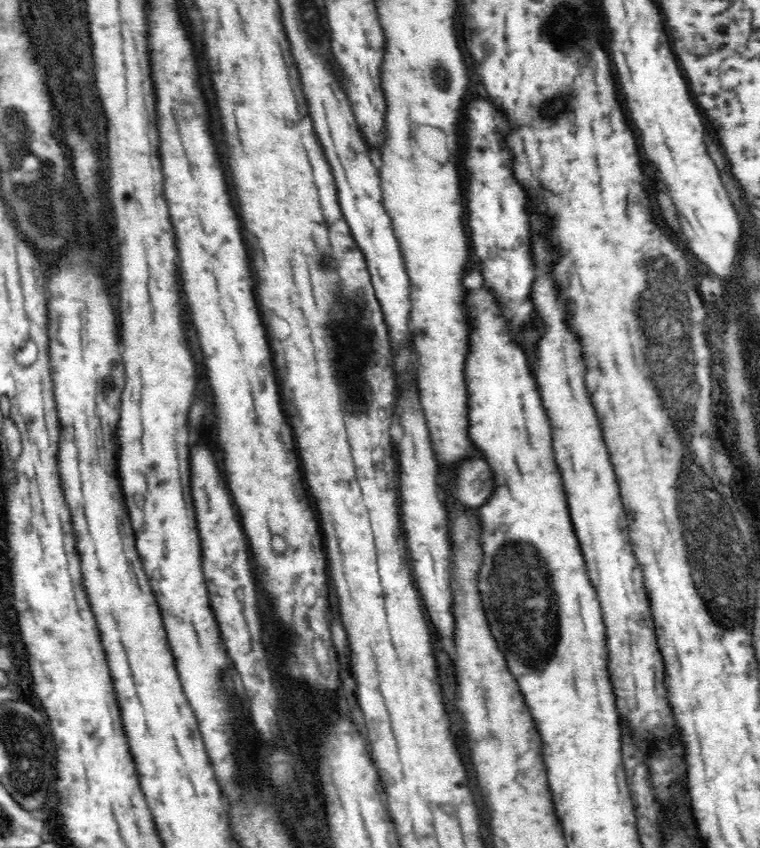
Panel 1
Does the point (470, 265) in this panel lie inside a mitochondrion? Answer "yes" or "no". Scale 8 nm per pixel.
no

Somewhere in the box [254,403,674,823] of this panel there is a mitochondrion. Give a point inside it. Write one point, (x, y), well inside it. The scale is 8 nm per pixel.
(518, 569)

